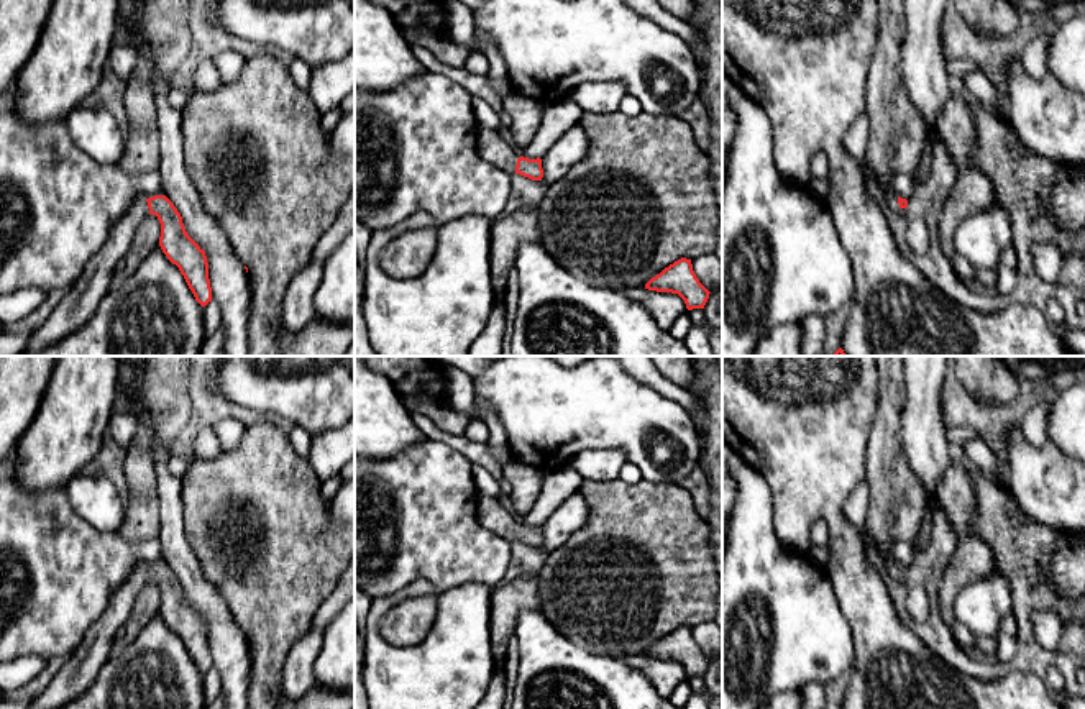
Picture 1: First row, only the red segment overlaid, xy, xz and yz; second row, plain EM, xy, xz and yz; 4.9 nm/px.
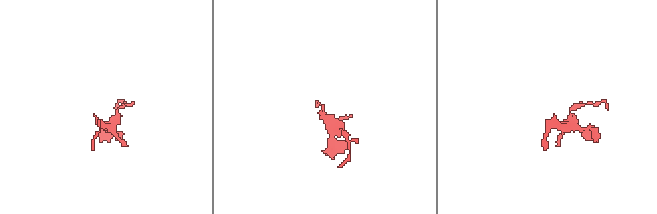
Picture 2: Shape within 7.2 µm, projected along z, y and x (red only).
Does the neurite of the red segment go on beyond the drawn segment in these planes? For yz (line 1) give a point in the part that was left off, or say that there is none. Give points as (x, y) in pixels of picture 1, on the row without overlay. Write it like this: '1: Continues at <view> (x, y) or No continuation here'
1: Continues at yz (898, 501)

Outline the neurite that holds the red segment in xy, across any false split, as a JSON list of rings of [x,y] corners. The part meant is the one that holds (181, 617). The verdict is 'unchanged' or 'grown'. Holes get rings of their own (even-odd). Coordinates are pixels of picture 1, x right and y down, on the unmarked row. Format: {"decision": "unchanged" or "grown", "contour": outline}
{"decision": "grown", "contour": [[[166,563],[138,566],[112,596],[105,612],[90,625],[59,673],[33,698],[28,709],[59,709],[94,684],[110,658],[112,643],[130,617],[138,592],[148,581],[158,584],[161,591],[159,614],[167,627],[179,635],[195,668],[202,675],[212,670],[205,619],[187,602],[174,571]]]}

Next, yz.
{"decision": "grown", "contour": [[[877,356],[877,373],[878,405],[865,463],[868,486],[865,527],[883,560],[883,574],[904,581],[908,568],[891,560],[888,550],[893,542],[918,538],[929,510],[929,491],[909,469],[903,446],[904,356]]]}

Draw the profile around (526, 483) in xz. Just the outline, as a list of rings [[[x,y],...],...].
[[[522,463],[502,464],[504,479],[510,484],[514,515],[524,517],[542,492],[543,473]]]

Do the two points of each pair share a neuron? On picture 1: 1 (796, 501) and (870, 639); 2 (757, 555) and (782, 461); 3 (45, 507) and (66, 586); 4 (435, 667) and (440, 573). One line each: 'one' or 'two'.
1: one
2: two
3: one
4: two

